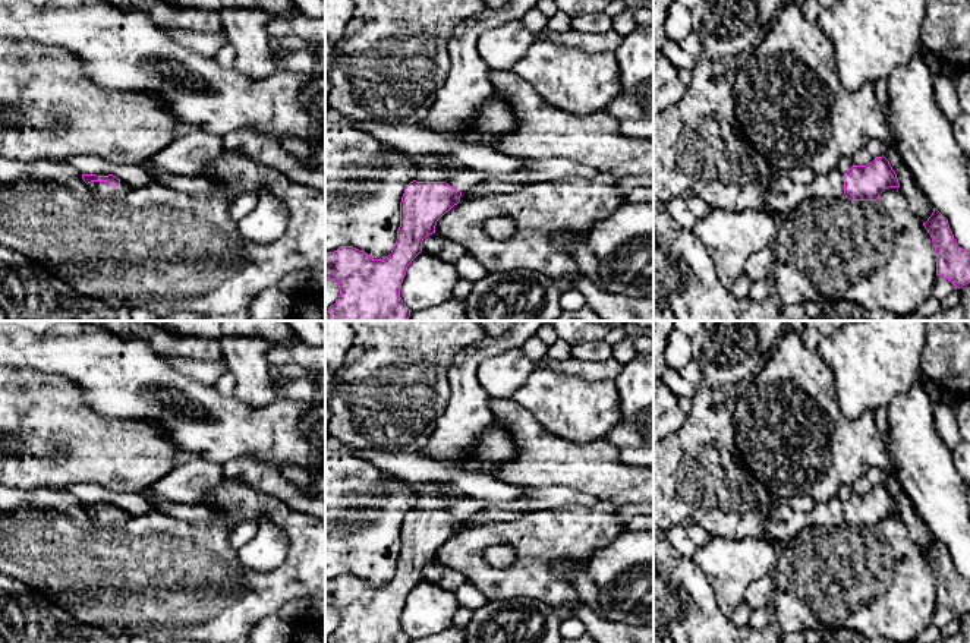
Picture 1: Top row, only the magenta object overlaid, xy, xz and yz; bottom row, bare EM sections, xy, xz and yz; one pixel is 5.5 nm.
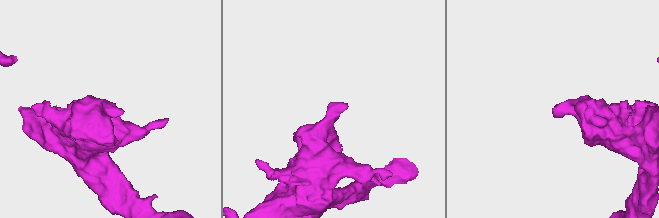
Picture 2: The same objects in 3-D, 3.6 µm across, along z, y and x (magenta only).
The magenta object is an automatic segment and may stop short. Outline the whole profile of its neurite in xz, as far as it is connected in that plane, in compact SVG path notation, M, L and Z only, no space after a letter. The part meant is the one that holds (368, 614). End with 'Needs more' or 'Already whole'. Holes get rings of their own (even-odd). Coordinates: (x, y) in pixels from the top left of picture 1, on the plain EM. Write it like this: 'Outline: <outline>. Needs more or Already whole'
Outline: M423 483L415 508L400 530L400 555L391 581L372 587L366 580L343 574L325 581L325 606L338 612L340 624L327 643L410 643L400 625L407 595L422 580L422 570L435 561L437 549L460 530L462 520L447 513L453 486Z. Needs more

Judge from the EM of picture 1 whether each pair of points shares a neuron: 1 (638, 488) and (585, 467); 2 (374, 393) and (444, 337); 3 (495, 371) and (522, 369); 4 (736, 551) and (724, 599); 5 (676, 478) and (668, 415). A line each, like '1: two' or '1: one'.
1: one
2: one
3: one
4: one
5: two

